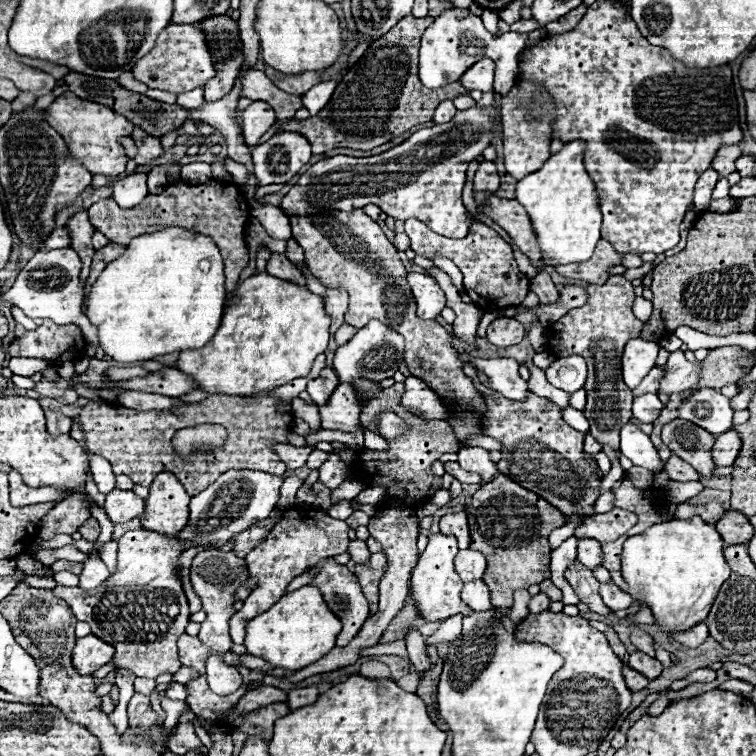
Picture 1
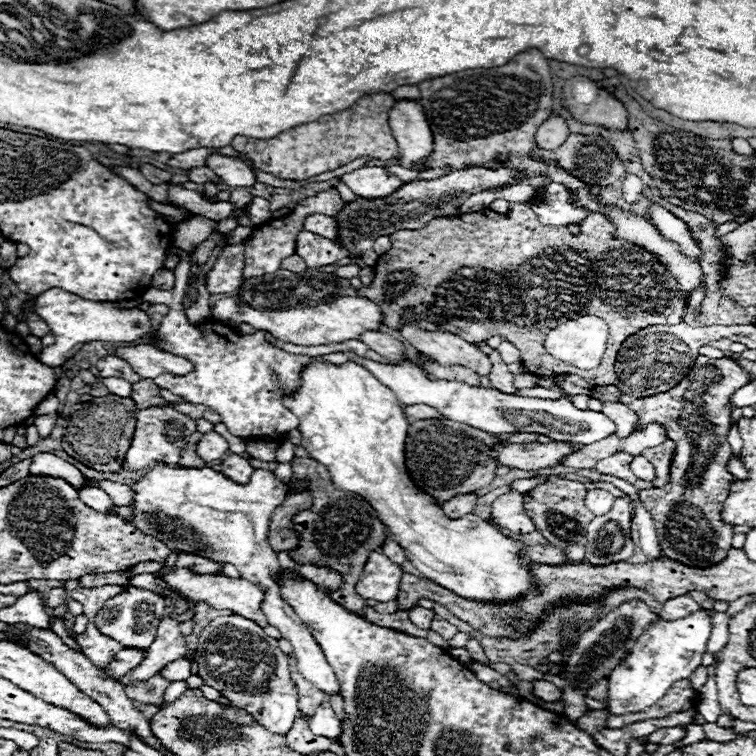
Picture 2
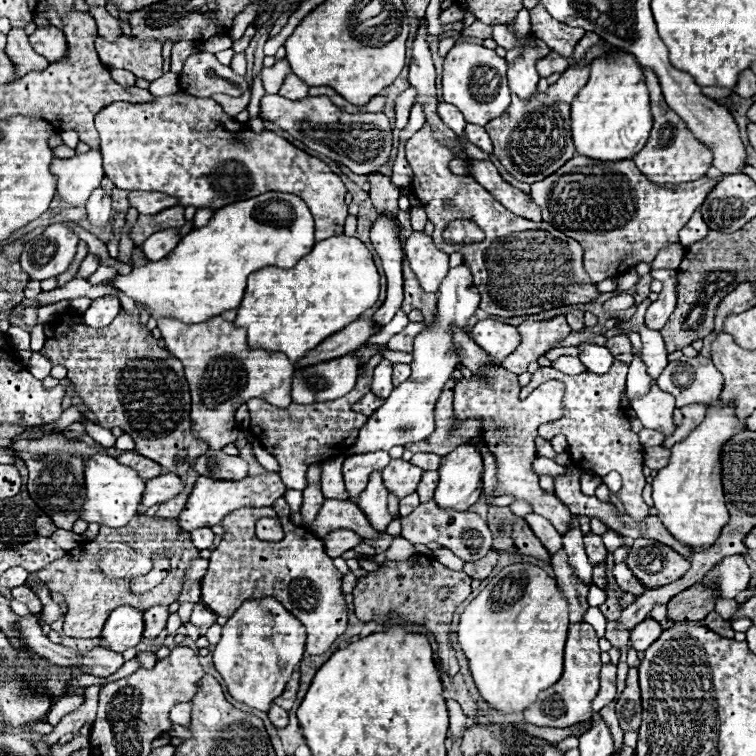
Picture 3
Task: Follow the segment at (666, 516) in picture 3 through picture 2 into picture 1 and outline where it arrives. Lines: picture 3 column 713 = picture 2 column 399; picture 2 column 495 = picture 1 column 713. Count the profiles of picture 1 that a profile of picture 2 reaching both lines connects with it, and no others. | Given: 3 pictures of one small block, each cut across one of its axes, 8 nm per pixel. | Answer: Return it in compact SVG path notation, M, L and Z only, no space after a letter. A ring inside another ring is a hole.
M692 516L688 520L670 520L650 526L644 534L630 536L624 542L622 552L622 576L628 582L630 590L628 594L636 598L638 602L644 602L650 606L656 624L662 626L662 632L670 630L686 630L688 626L694 626L696 622L702 622L710 606L720 590L720 586L730 578L730 566L724 560L724 542L722 536L716 532L712 524L706 524L700 516Z

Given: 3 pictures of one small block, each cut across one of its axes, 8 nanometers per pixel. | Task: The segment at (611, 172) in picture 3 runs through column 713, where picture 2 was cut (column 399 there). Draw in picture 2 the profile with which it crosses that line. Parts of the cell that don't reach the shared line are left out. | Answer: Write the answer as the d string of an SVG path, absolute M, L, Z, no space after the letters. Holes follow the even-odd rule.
M358 168L342 176L342 182L358 198L386 198L386 194L396 192L404 182L396 176L390 176L384 168Z

